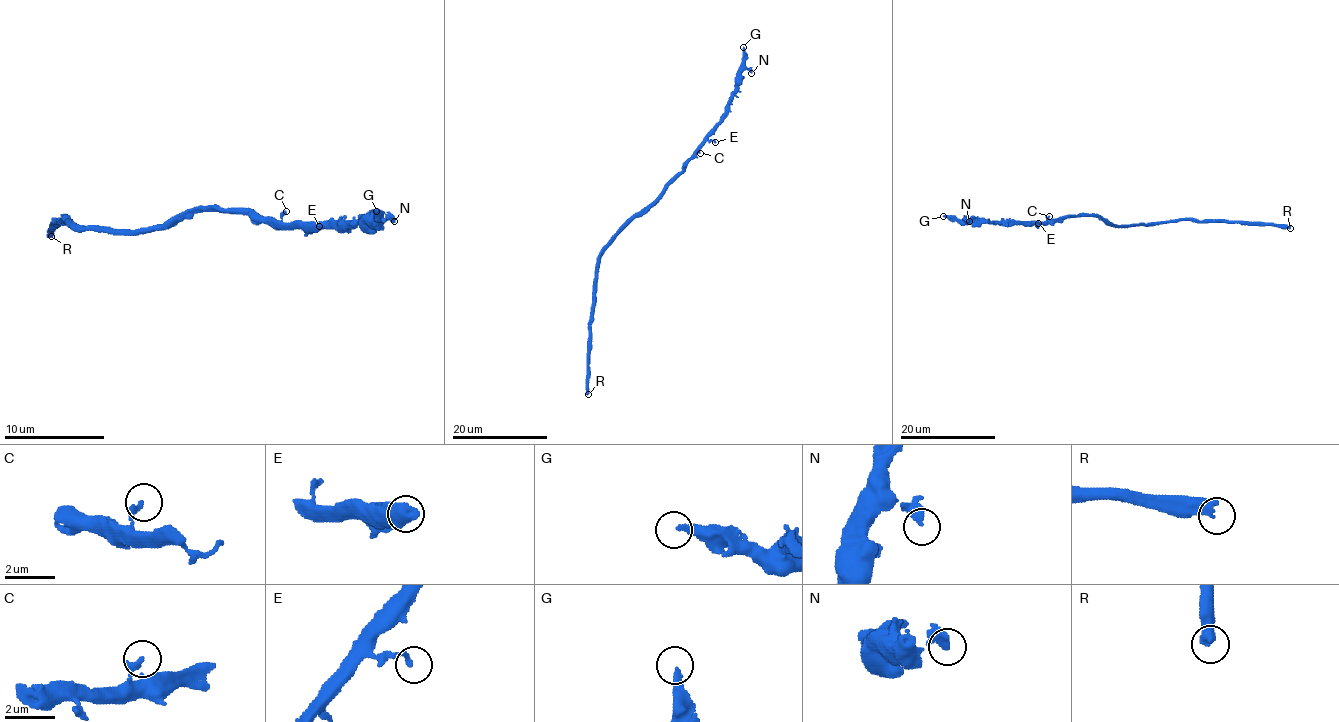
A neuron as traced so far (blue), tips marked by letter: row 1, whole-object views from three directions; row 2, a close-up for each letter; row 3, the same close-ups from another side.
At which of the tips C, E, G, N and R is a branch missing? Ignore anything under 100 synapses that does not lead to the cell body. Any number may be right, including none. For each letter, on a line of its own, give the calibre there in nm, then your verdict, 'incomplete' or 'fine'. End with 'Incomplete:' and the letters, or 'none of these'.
C: calibre 240 nm; fine
E: calibre 170 nm; fine
G: calibre 300 nm; fine
N: calibre 280 nm; fine
R: calibre 480 nm; incomplete
Incomplete: R

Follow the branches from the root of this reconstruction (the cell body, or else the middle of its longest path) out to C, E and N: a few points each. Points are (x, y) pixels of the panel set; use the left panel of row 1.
C: (169, 229), (194, 211), (246, 211), (271, 216), (279, 221), (286, 211)
E: (169, 229), (194, 211), (246, 211), (284, 224), (294, 224), (306, 231), (314, 231), (319, 226)
N: (169, 229), (194, 211), (246, 211), (269, 216), (279, 224), (384, 224), (389, 219), (394, 221)

